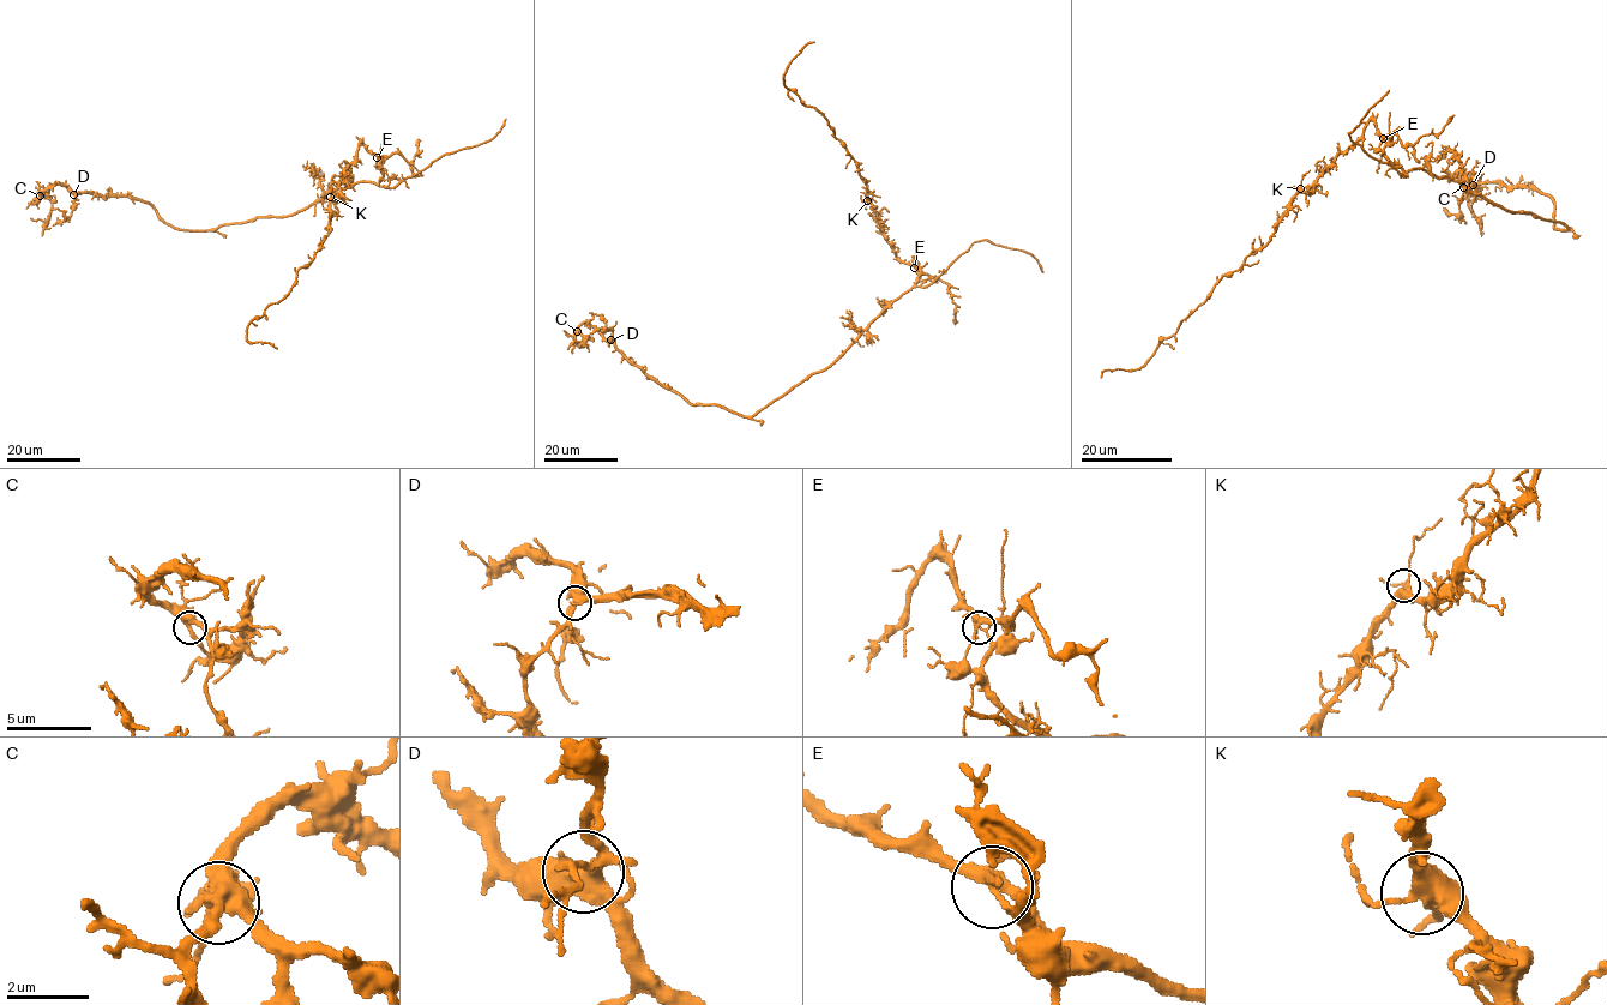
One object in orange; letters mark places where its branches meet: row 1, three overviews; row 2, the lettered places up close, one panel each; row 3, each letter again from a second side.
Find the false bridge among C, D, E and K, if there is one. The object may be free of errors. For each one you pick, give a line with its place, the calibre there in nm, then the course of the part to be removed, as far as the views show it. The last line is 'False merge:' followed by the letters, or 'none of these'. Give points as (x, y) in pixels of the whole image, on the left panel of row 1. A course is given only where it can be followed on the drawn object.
E: Place: (377, 157). Thickness 240 nm. Course of the part to remove: (378, 157), (359, 144), (330, 202), (320, 247), (290, 292), (247, 326), (250, 342), (277, 348)
False merge: E

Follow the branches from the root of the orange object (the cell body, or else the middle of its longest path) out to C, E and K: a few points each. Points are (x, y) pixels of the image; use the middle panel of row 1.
C: (885, 308), (831, 363), (751, 416), (716, 404), (691, 404), (649, 378), (594, 328), (583, 323), (577, 331)
E: (885, 308), (915, 284), (919, 274), (915, 266)
K: (885, 308), (915, 284), (919, 270), (897, 258), (880, 232), (874, 209), (867, 200)

